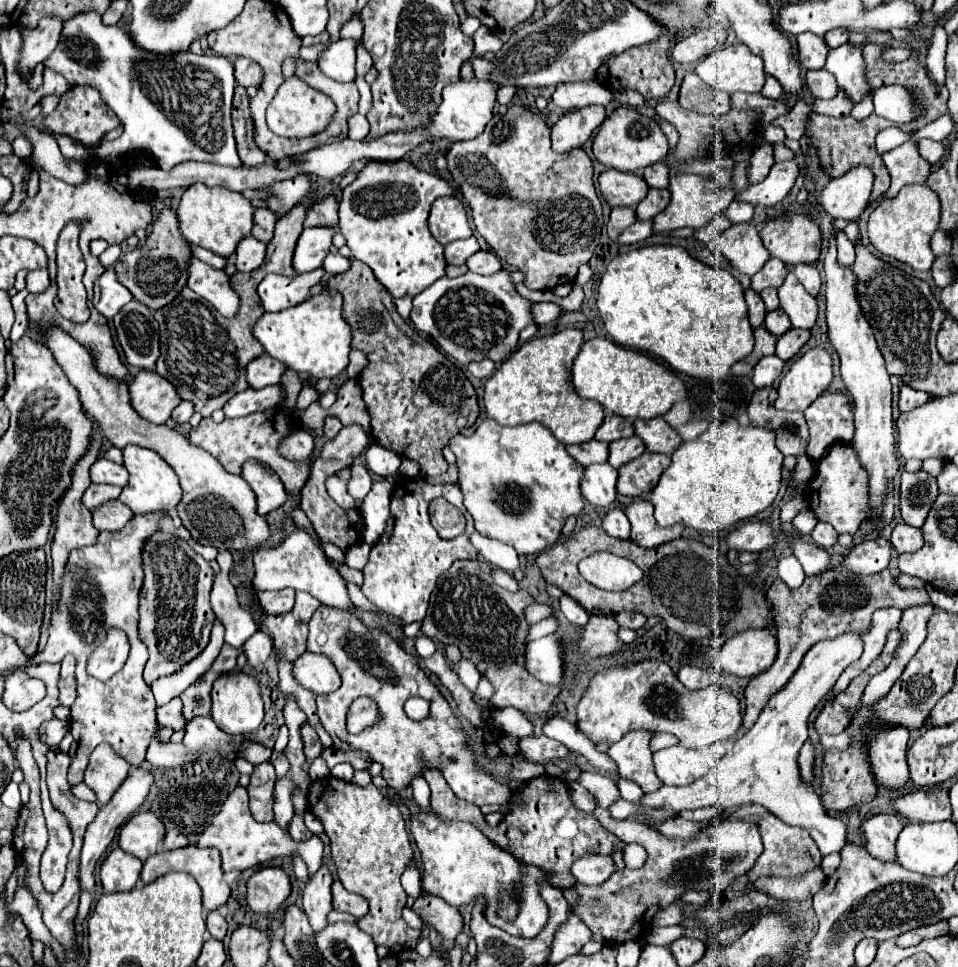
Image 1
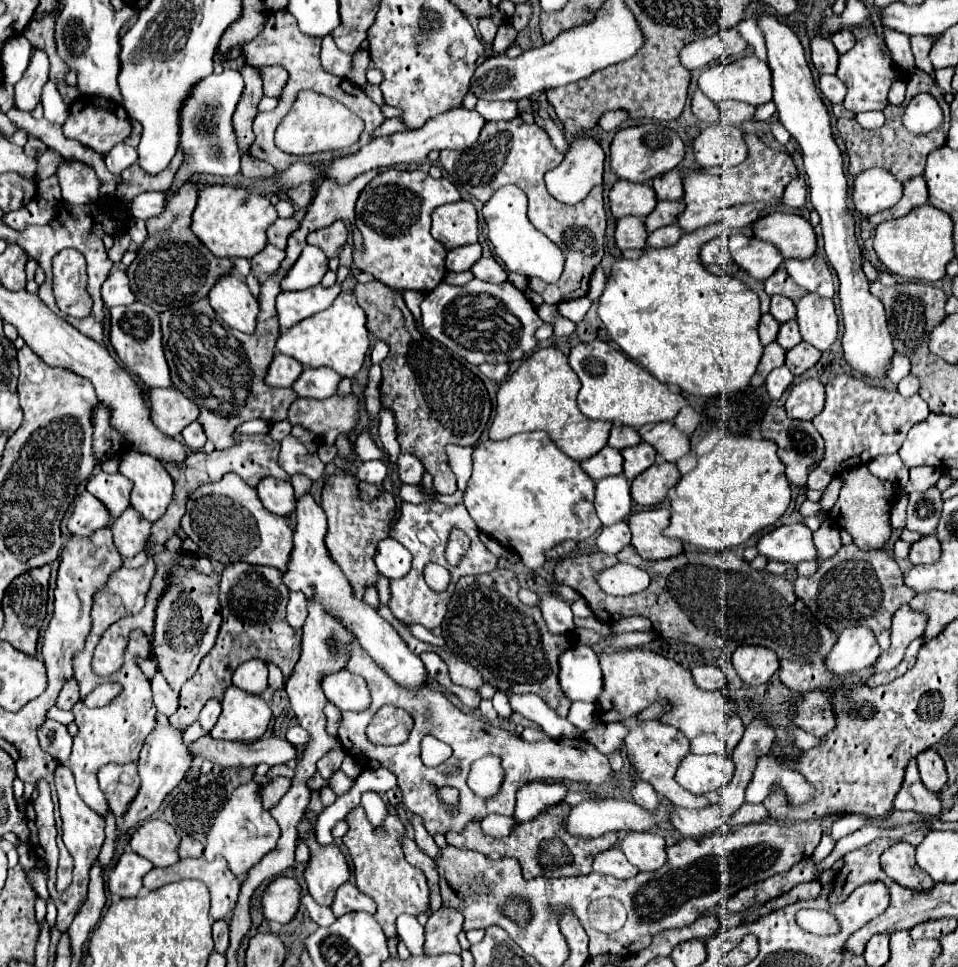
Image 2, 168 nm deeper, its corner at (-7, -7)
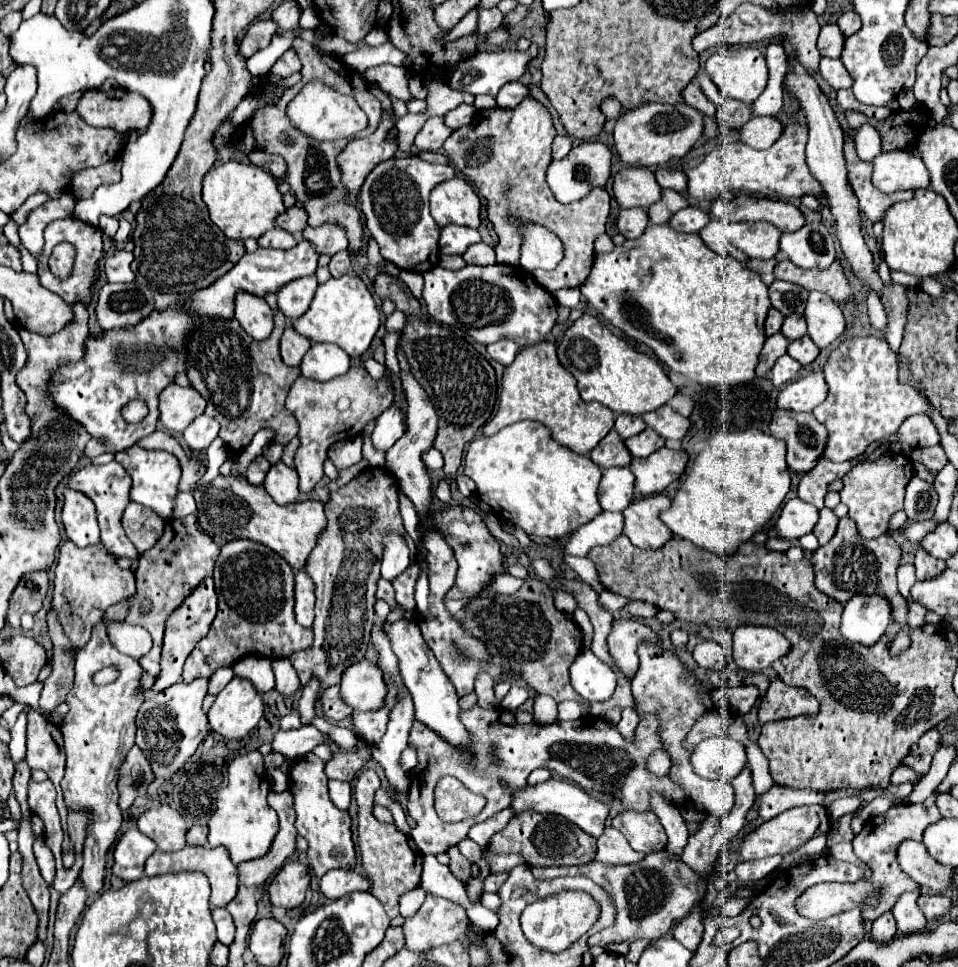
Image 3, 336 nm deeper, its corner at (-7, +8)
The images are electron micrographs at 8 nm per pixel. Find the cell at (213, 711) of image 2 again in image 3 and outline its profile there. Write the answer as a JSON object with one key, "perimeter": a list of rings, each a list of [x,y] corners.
{"perimeter":[[[225,667],[225,669],[217,669],[213,675],[211,675],[211,683],[209,683],[209,693],[211,695],[217,695],[231,679],[235,677],[233,669],[231,667]]]}

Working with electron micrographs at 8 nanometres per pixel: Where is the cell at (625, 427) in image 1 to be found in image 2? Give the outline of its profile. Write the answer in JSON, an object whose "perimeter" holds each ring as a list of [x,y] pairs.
{"perimeter":[[[613,426],[611,428],[611,436],[607,440],[607,444],[611,448],[617,448],[617,450],[623,450],[623,448],[629,448],[629,446],[635,446],[641,442],[641,436],[635,428],[629,428],[629,426]]]}

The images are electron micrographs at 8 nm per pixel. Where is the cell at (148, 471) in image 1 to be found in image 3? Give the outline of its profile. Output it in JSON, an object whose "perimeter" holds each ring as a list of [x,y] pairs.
{"perimeter":[[[133,445],[121,453],[115,455],[115,461],[123,465],[123,469],[133,477],[133,489],[131,499],[143,507],[149,507],[155,511],[161,519],[169,519],[175,507],[175,497],[179,493],[179,479],[181,479],[181,465],[177,457],[171,457],[167,451],[147,451],[139,445]]]}

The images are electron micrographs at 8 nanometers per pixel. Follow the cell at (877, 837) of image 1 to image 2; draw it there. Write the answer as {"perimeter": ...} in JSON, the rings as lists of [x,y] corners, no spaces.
{"perimeter":[[[897,842],[881,854],[881,868],[905,888],[931,888],[933,880],[915,864],[915,848],[909,842]]]}

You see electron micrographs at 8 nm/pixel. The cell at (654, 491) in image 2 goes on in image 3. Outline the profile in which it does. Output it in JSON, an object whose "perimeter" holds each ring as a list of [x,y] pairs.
{"perimeter":[[[661,447],[657,453],[645,459],[633,459],[629,469],[635,475],[635,489],[643,495],[655,495],[665,491],[677,481],[687,467],[687,453],[683,449]]]}

